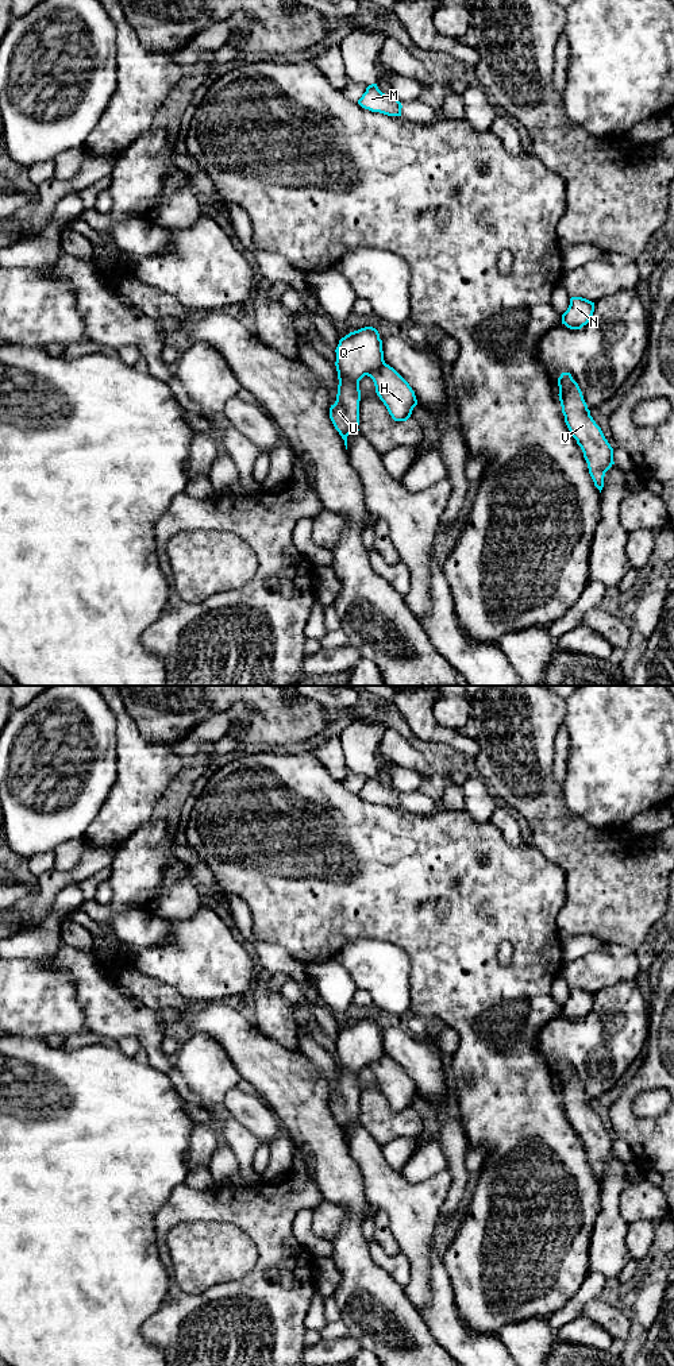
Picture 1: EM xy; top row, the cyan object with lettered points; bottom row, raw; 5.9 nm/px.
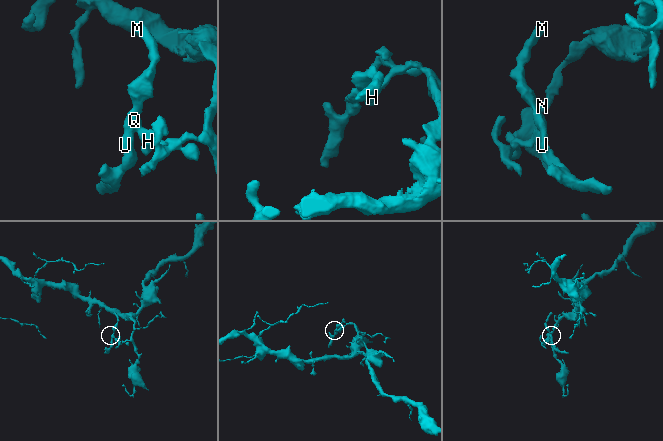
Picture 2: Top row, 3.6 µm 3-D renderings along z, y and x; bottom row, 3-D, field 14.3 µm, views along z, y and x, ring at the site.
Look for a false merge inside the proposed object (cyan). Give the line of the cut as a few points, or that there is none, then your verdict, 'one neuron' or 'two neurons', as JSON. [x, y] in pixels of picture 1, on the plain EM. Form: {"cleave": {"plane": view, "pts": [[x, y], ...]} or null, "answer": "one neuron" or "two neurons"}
{"cleave": {"plane": "xy", "pts": [[385, 1054], [366, 1065]]}, "answer": "two neurons"}

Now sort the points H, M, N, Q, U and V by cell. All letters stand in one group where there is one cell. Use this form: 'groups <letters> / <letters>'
groups H N V / M Q U

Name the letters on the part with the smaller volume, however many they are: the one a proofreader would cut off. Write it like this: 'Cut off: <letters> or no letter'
Cut off: M, Q, U

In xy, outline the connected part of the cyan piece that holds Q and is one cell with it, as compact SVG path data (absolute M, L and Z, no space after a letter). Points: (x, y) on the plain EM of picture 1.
M365 1018L342 1029L335 1043L339 1076L330 1110L347 1141L347 1127L359 1122L359 1072L385 1056L382 1031L375 1019Z

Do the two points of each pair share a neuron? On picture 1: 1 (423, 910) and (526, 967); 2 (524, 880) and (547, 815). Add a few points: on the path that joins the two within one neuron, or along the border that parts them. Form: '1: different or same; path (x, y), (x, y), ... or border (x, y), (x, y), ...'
1: same; path (449, 936), (485, 972), (500, 972)
2: different; border (530, 842), (561, 868)

